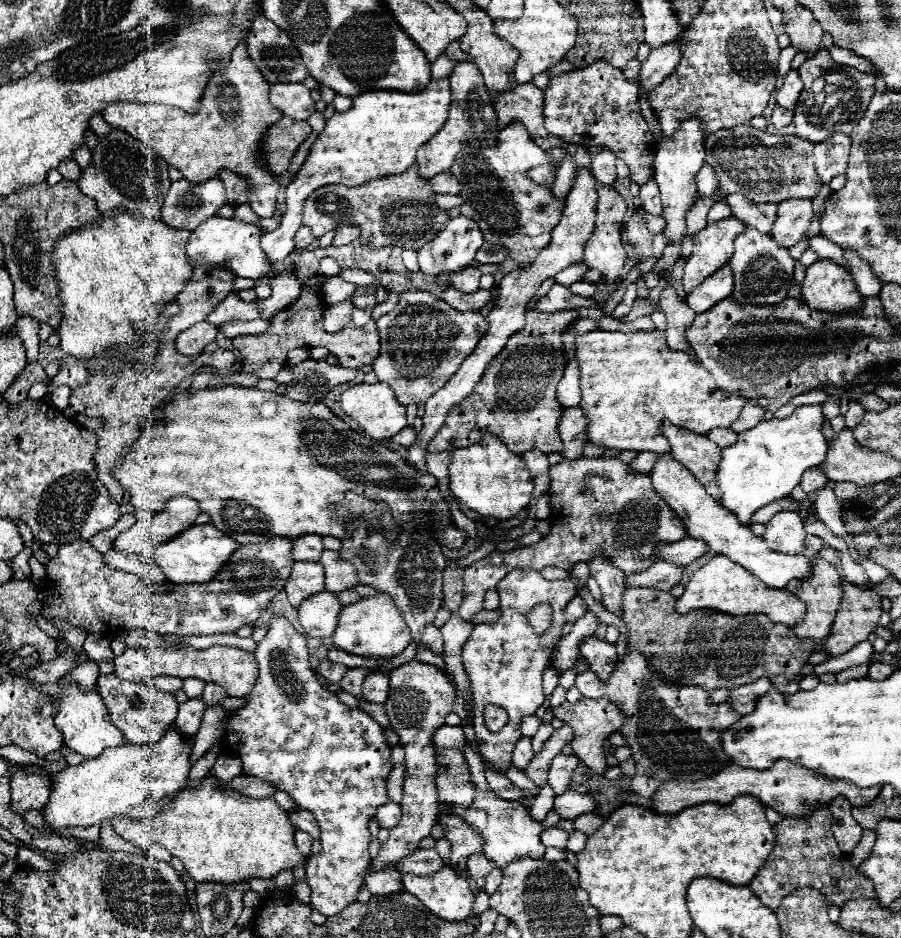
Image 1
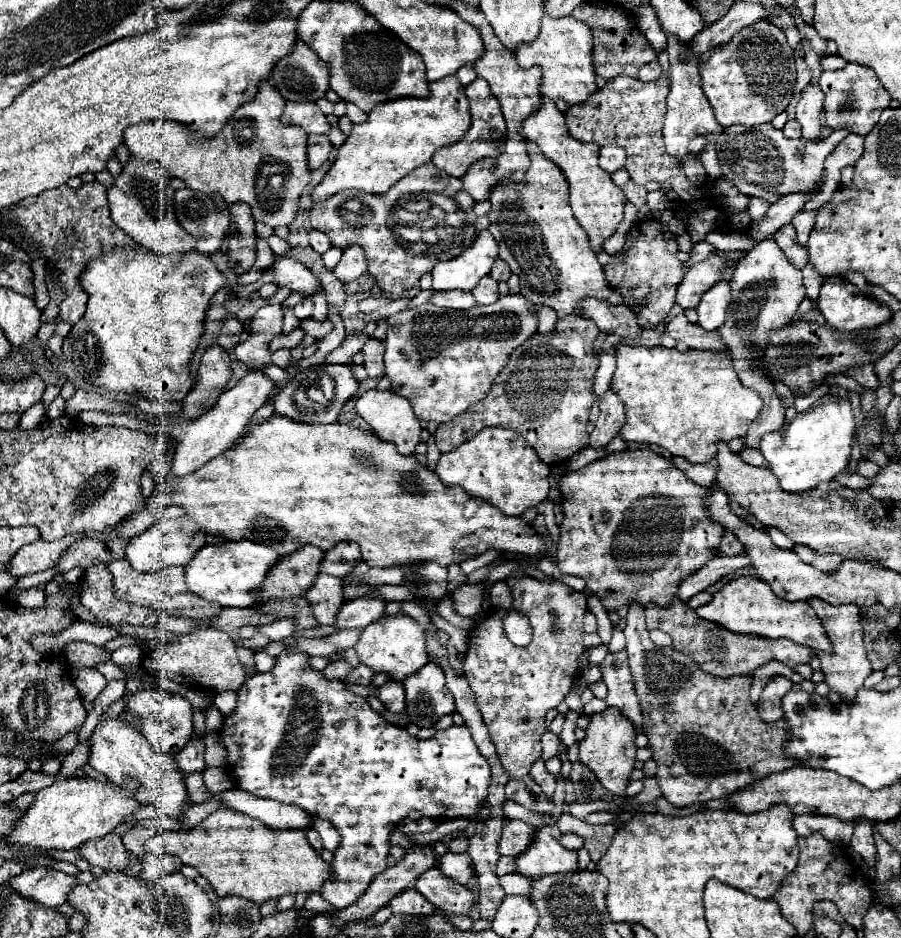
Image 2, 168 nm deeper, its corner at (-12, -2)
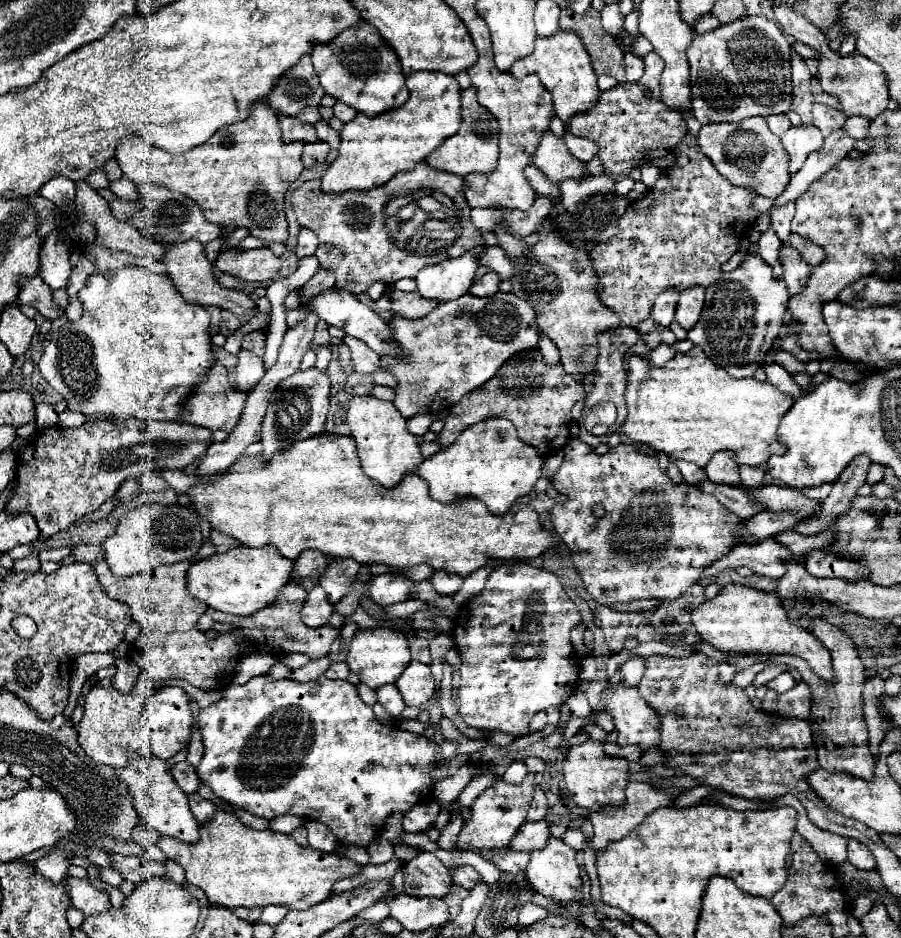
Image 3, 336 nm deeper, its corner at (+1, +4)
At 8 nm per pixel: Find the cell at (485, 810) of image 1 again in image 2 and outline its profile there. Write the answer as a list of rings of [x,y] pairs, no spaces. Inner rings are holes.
[[[539,824],[537,840],[529,844],[521,856],[515,856],[515,868],[527,878],[537,878],[557,872],[577,872],[577,852],[571,852],[559,842],[561,832],[557,824]]]

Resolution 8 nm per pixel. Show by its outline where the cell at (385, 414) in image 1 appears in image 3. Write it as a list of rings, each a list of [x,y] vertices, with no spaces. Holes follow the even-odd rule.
[[[354,396],[348,408],[348,426],[352,430],[364,472],[386,488],[396,486],[406,474],[414,472],[416,466],[424,462],[418,438],[410,434],[406,418],[392,402],[384,402],[374,396]]]

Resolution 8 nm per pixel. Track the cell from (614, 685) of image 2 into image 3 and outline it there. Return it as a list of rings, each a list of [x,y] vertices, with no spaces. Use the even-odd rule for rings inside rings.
[[[618,684],[618,688],[614,690],[604,690],[600,696],[606,702],[606,710],[614,716],[614,724],[618,730],[618,746],[640,746],[644,752],[650,748],[658,748],[660,742],[660,714],[648,706],[648,702],[644,702],[644,698],[640,698],[638,688],[626,686],[626,684]]]

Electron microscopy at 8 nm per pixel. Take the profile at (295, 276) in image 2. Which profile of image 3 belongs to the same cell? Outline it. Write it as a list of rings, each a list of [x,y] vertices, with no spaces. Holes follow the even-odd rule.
[[[332,288],[332,290],[326,290],[322,292],[320,296],[312,298],[308,302],[308,308],[316,310],[316,314],[328,322],[330,326],[336,326],[336,328],[342,328],[348,336],[354,336],[358,340],[362,340],[370,350],[374,350],[378,356],[392,356],[396,354],[396,346],[394,346],[394,338],[392,338],[392,332],[390,332],[390,326],[384,322],[384,318],[380,314],[376,314],[374,310],[370,310],[364,302],[360,302],[354,294],[346,292],[346,290],[338,290],[338,288]]]

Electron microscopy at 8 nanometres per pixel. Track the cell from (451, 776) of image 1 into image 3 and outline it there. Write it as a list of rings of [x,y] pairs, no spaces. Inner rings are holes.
[[[256,676],[246,684],[230,684],[224,692],[222,692],[222,700],[200,710],[198,712],[198,728],[202,734],[202,742],[204,742],[204,758],[202,762],[196,766],[196,772],[200,776],[200,780],[222,800],[248,810],[254,816],[272,820],[284,814],[294,814],[294,816],[302,816],[302,818],[312,818],[312,820],[320,820],[324,824],[330,826],[330,830],[334,832],[334,836],[338,838],[338,842],[342,844],[354,844],[354,846],[368,846],[372,840],[376,840],[382,834],[382,826],[384,820],[394,814],[394,812],[408,812],[412,806],[430,800],[430,788],[432,788],[432,778],[430,772],[434,770],[434,758],[442,756],[442,758],[454,758],[456,752],[456,742],[452,740],[444,740],[442,744],[436,744],[434,740],[428,740],[426,736],[416,736],[412,732],[404,732],[398,726],[386,726],[382,722],[378,722],[378,718],[372,712],[372,706],[366,706],[360,700],[360,694],[356,690],[356,686],[352,686],[346,680],[328,680],[324,676],[316,678],[314,682],[292,682],[292,680],[282,680],[282,682],[274,682],[270,676]]]

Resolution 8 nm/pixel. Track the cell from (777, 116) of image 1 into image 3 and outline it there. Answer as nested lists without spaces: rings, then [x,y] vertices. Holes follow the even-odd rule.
[[[780,114],[780,116],[770,116],[770,118],[768,118],[768,126],[770,126],[770,130],[772,130],[776,136],[782,136],[782,134],[790,128],[790,120],[788,120],[788,116],[784,116],[784,114]]]

